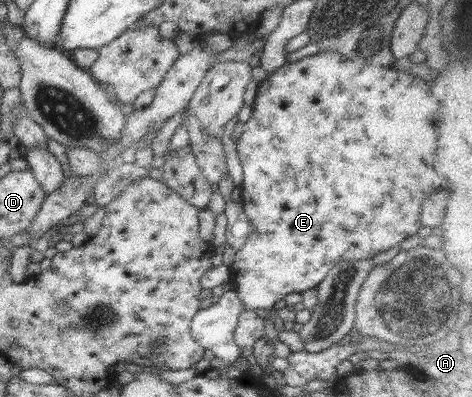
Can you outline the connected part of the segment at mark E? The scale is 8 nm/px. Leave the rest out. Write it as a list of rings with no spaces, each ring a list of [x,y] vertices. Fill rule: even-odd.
[[[326,47],[322,52],[297,61],[285,61],[264,78],[256,88],[249,119],[242,123],[242,133],[234,142],[236,153],[242,166],[243,179],[239,186],[244,214],[253,231],[246,242],[235,251],[234,261],[229,266],[232,291],[240,299],[245,310],[272,310],[274,303],[282,300],[289,293],[299,293],[315,288],[324,276],[340,261],[358,261],[371,259],[380,251],[399,245],[407,237],[416,234],[420,227],[419,218],[422,203],[436,191],[440,190],[441,177],[431,167],[432,153],[436,150],[436,123],[440,123],[440,103],[434,99],[431,85],[407,71],[395,70],[390,66],[369,64],[360,58],[346,58]]]

